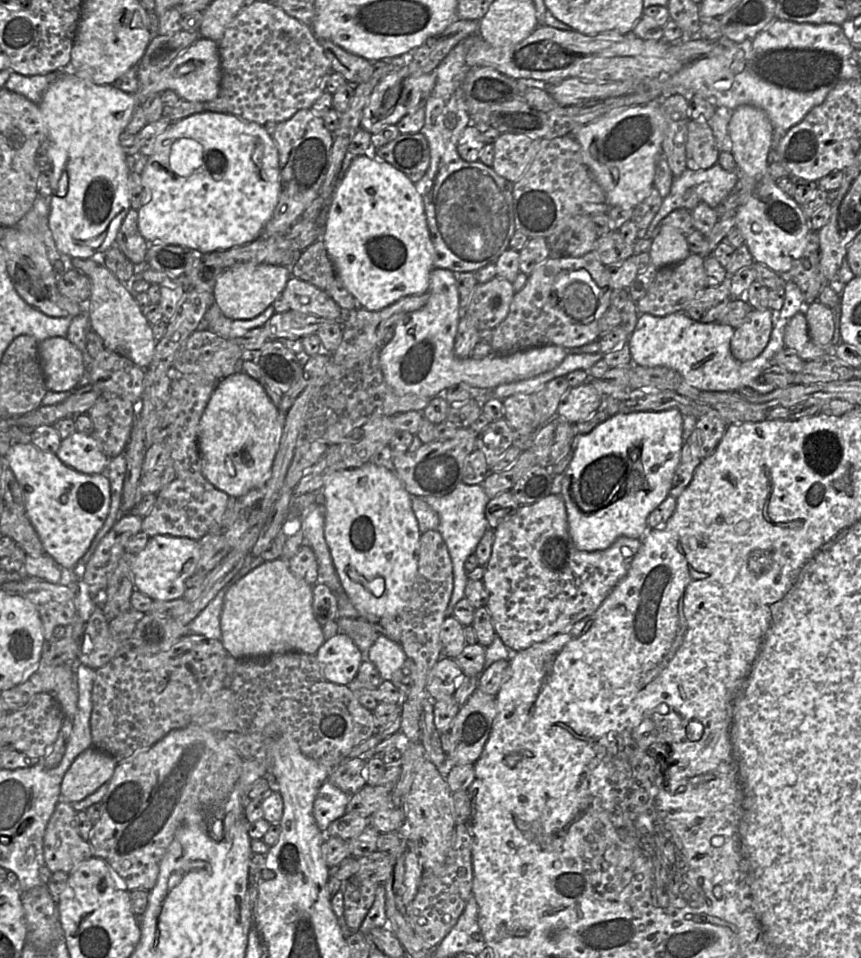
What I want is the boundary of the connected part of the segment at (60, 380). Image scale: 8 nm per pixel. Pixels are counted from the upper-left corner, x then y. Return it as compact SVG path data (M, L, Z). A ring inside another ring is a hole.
M50 337L40 341L39 354L48 390L72 390L82 378L82 353L66 337Z

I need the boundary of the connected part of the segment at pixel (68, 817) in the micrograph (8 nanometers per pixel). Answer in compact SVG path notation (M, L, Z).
M59 800L50 817L43 838L44 865L53 873L63 871L70 873L80 862L92 856L92 849L88 840L84 840L75 828L76 811L72 805Z

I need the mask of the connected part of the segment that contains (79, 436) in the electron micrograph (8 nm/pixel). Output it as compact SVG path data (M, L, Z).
M79 431L62 439L56 454L66 466L84 474L106 472L110 460L96 436Z

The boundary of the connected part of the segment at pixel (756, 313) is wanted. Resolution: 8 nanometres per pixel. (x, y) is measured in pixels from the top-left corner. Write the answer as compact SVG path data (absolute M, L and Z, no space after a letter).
M752 309L731 338L733 357L741 362L758 357L770 340L772 328L773 312L770 309Z

